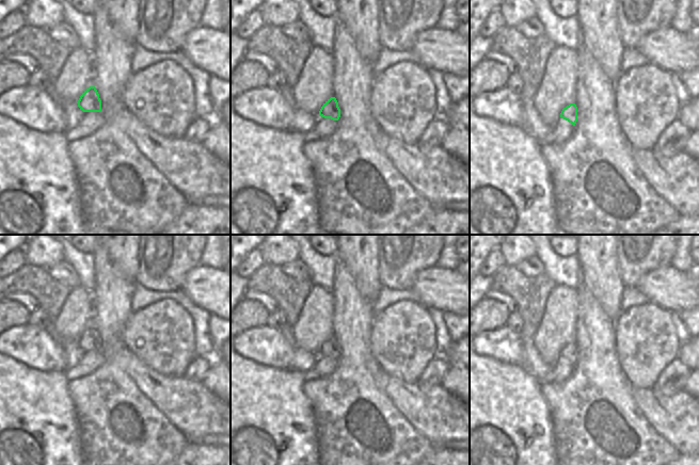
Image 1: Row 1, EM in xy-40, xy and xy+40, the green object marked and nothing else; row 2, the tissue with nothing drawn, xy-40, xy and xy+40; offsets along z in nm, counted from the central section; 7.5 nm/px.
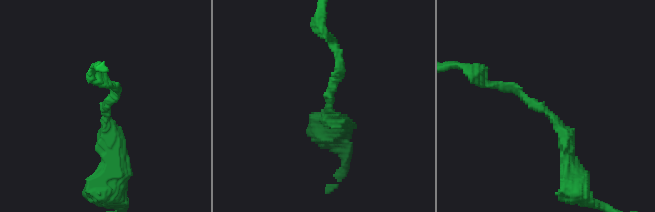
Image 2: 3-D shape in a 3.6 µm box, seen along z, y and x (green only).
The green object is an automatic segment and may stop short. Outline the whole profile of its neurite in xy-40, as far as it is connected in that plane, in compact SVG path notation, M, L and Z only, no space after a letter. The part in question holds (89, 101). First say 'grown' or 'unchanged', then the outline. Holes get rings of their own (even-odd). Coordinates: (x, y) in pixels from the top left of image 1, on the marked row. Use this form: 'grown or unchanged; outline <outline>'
unchanged; outline M95 86L86 89L77 103L83 112L101 112L101 100Z

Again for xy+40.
unchanged; outline M570 103L566 108L562 109L560 113L560 117L571 123L575 126L577 122L577 107L575 103Z

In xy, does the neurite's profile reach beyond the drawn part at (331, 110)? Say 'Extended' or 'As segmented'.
As segmented

